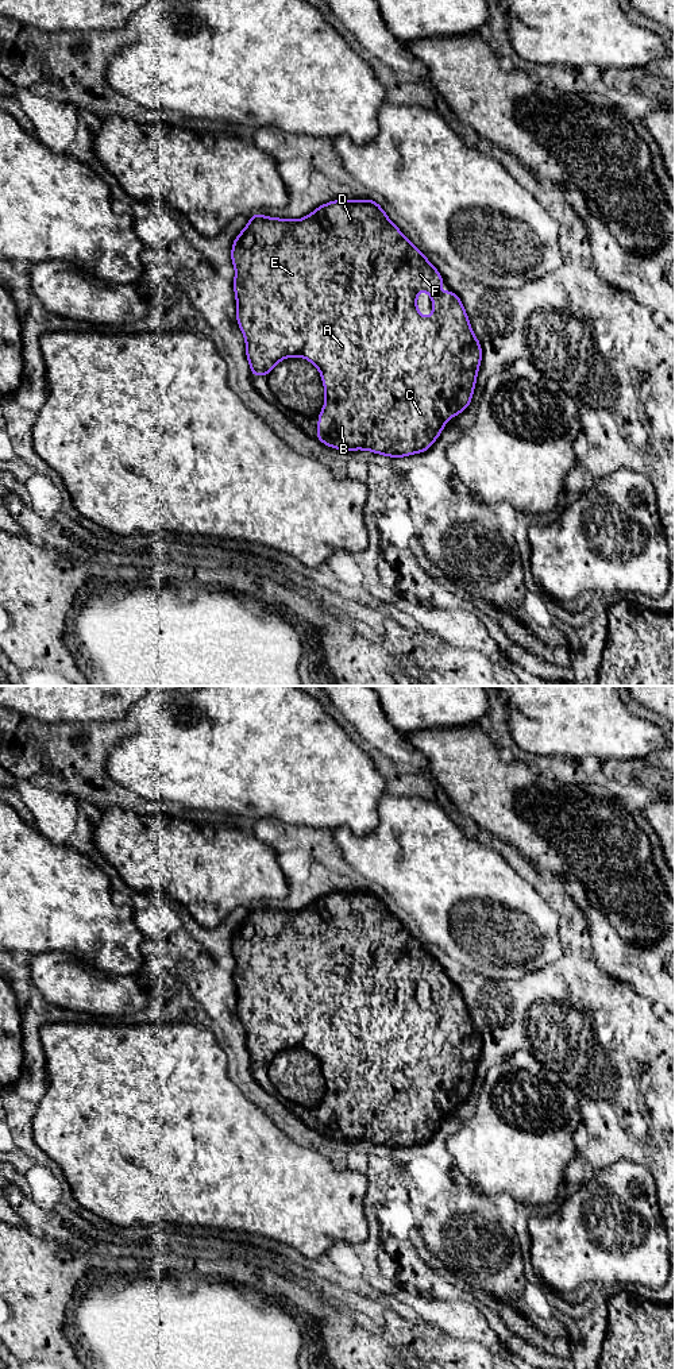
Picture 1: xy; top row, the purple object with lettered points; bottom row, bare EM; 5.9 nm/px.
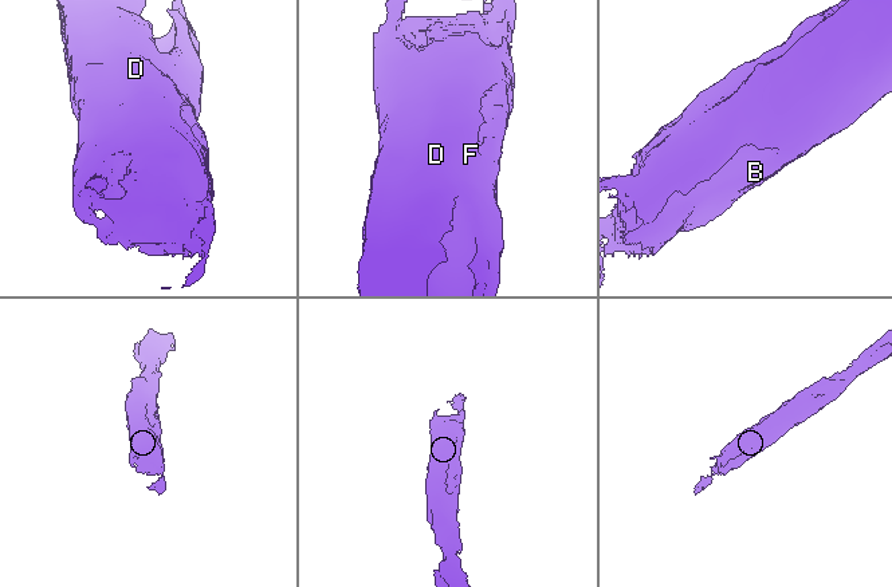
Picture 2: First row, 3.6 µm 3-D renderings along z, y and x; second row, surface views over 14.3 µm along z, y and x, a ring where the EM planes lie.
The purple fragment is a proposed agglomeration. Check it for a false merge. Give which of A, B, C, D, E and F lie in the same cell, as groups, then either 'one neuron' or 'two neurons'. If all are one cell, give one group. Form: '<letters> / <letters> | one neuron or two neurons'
A B C D E F | one neuron

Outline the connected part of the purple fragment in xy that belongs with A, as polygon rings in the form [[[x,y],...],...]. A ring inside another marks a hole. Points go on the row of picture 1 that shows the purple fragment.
[[[374,198],[329,201],[300,220],[265,217],[262,213],[251,215],[246,228],[234,240],[231,261],[236,270],[232,282],[236,294],[236,321],[246,338],[246,355],[252,378],[269,375],[279,360],[289,356],[310,360],[321,373],[325,389],[324,408],[317,417],[319,432],[315,436],[325,446],[344,451],[367,450],[392,458],[425,452],[440,436],[444,424],[468,408],[482,360],[482,348],[471,329],[460,297],[451,290],[437,293],[437,286],[446,285],[441,274],[389,220]],[[418,290],[427,290],[432,298],[433,315],[428,319],[418,313],[416,305]]]

